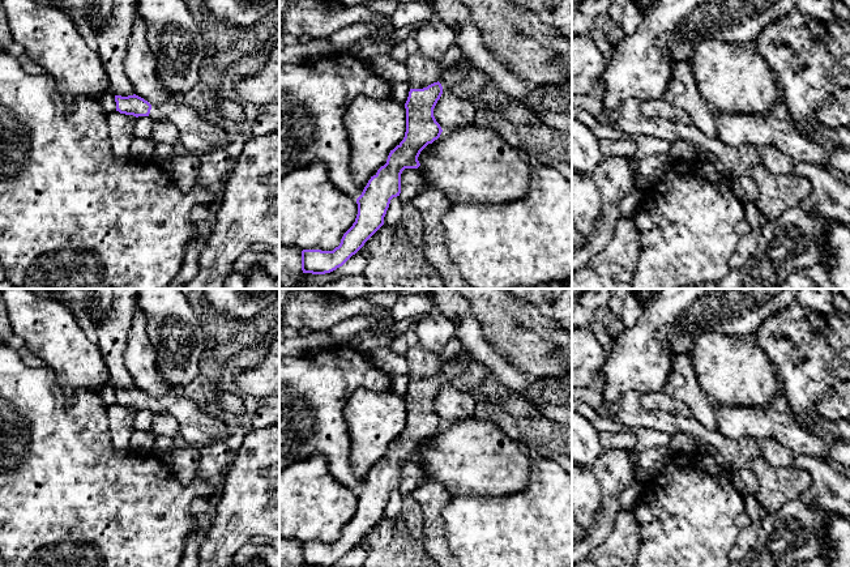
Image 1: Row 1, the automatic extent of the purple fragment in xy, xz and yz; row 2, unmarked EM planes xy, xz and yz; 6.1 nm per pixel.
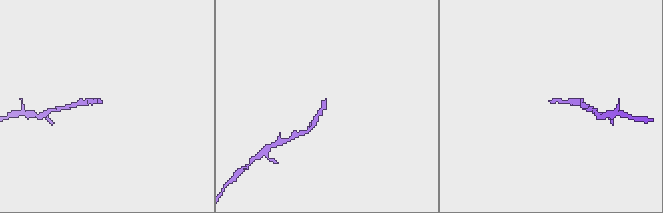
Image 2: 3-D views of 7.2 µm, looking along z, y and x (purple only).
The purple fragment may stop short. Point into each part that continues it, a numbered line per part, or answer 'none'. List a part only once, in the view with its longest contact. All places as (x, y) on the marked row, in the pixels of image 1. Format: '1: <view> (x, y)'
1: xy (196, 136)

